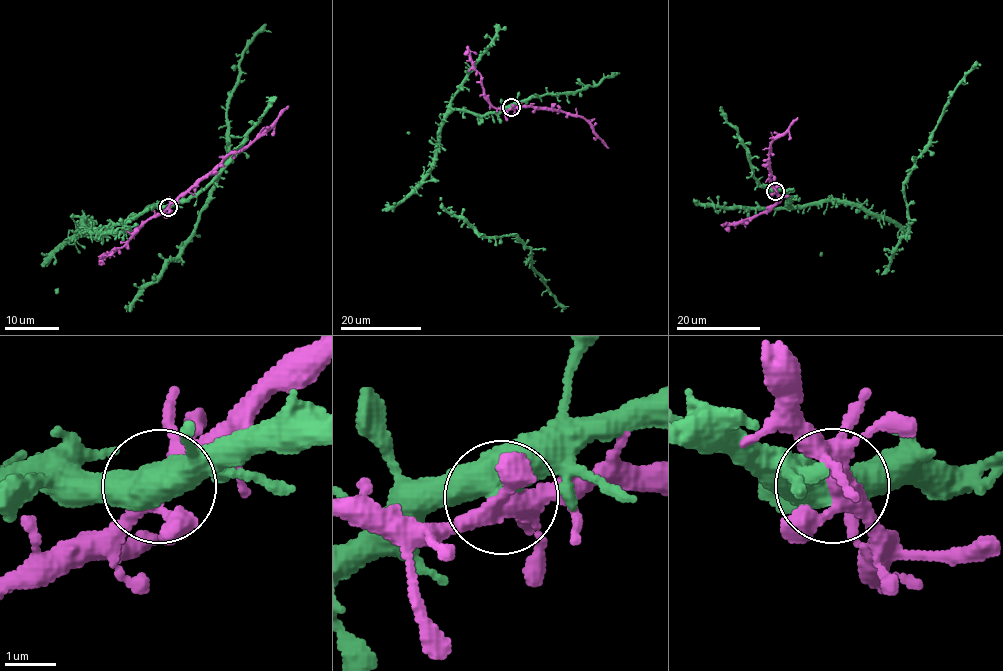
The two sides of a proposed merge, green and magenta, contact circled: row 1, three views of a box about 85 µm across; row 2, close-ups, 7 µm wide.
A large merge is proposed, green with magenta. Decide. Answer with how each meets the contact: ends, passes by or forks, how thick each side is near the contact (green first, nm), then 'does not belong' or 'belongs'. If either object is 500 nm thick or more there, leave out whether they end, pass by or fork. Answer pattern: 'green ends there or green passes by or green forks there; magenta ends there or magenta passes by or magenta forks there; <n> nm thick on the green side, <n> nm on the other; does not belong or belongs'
550 nm thick on the green side, 360 nm on the other; does not belong

